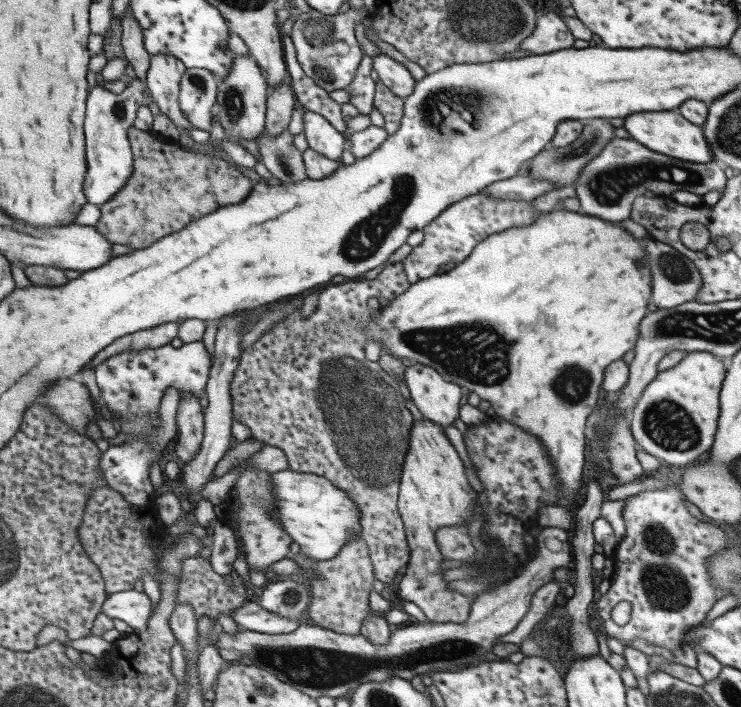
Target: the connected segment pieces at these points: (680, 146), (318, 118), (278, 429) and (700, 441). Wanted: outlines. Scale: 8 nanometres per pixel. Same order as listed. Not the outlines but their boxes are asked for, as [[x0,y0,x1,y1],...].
[[622,108,713,164],[304,111,347,160],[231,261,416,583],[628,351,725,466]]

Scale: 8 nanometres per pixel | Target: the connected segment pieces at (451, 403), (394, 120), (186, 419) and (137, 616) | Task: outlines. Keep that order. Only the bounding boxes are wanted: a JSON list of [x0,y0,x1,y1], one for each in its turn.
[[405,362,463,426],[374,80,405,135],[175,391,205,466],[103,589,152,632]]

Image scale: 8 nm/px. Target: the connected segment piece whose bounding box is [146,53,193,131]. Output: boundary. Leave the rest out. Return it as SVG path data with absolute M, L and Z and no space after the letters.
M169 53L152 55L146 84L152 98L180 131L193 128L192 122L181 110L181 80L188 68L181 59Z

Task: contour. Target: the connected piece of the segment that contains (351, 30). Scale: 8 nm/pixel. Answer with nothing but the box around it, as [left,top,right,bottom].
[292,8,370,92]

